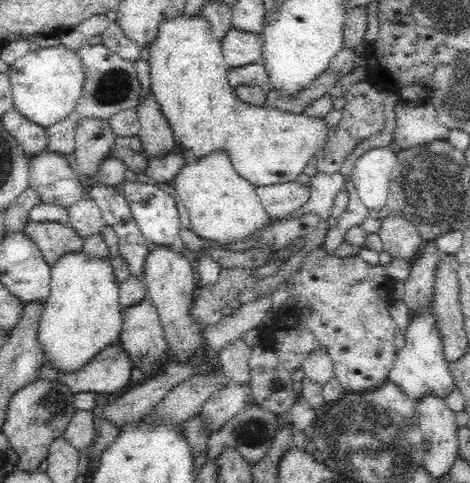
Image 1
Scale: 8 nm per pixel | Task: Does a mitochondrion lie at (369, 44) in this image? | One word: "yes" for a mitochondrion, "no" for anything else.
no

